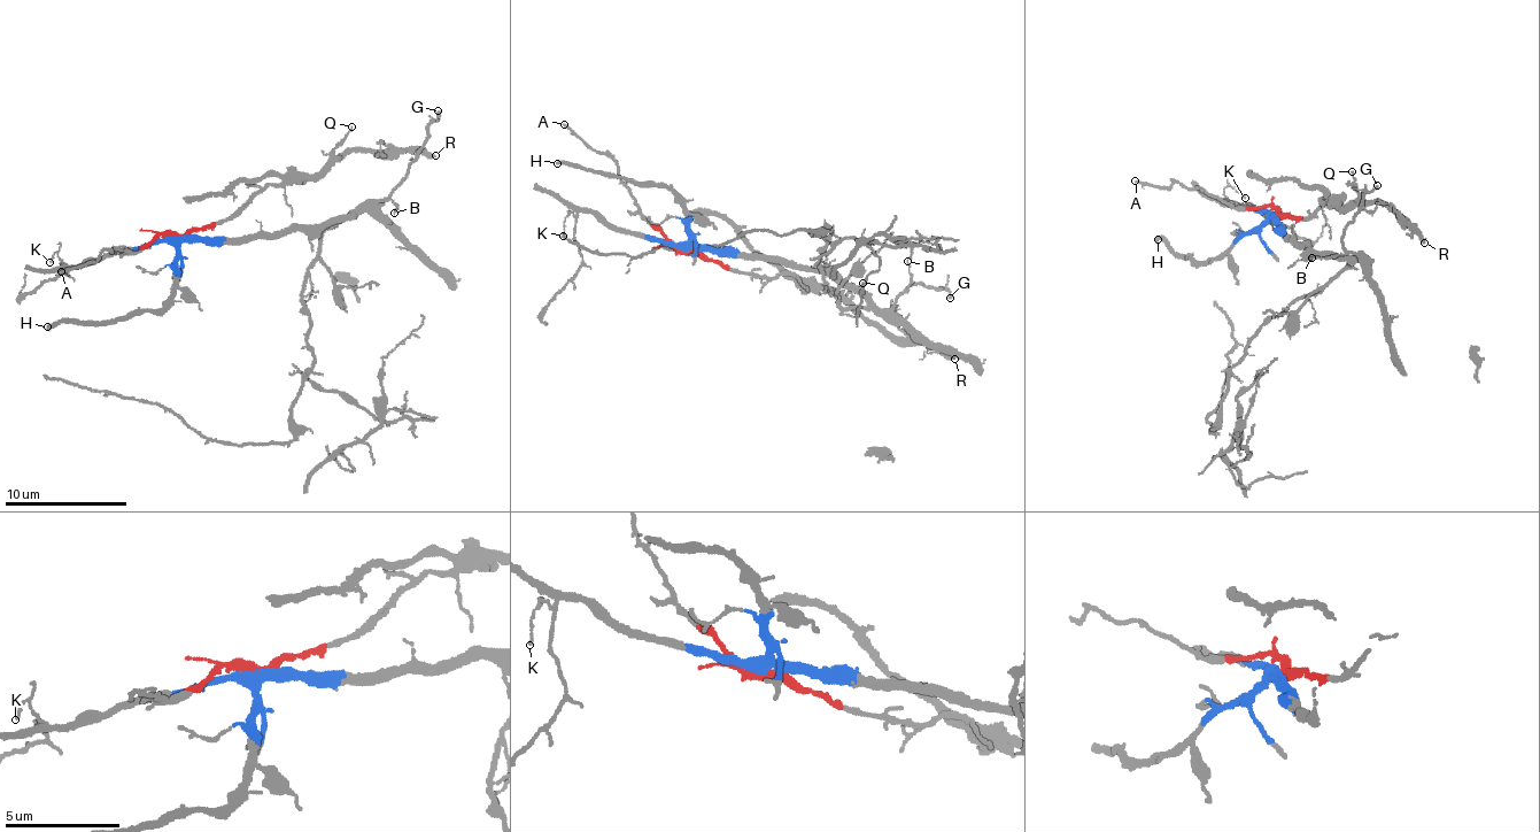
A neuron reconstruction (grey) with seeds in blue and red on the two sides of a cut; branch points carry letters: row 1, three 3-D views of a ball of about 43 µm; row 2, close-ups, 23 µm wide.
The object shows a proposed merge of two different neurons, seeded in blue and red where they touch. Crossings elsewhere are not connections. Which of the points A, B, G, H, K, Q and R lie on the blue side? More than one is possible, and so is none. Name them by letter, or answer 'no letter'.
B, G, H, K

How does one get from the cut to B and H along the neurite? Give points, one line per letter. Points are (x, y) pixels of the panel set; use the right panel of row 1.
B: (1274, 215), (1290, 241), (1307, 249), (1312, 256), (1348, 260), (1357, 254), (1310, 259)
H: (1274, 215), (1229, 248), (1202, 261), (1193, 259), (1191, 253), (1185, 256), (1161, 236), (1158, 239)

